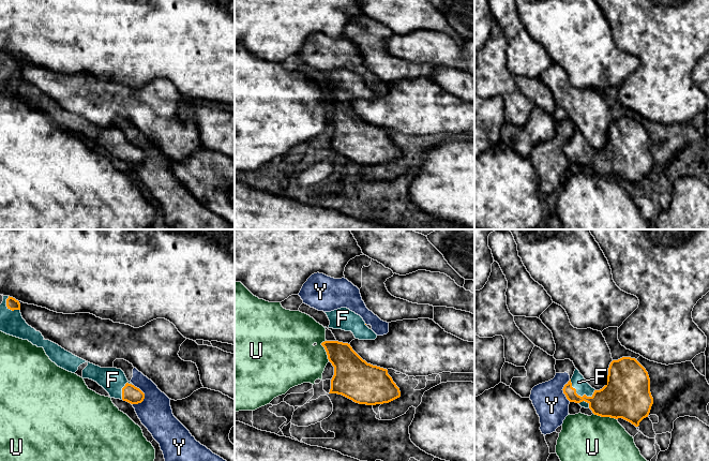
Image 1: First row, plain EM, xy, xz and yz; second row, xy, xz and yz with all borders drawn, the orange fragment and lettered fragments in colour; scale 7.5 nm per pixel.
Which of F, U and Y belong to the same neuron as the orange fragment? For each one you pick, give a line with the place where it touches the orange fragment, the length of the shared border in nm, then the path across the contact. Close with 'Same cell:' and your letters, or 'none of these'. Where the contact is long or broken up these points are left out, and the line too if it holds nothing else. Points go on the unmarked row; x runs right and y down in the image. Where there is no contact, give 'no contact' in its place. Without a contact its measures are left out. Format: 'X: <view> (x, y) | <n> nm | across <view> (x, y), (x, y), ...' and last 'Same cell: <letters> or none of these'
F: yz (577, 154) | 220 nm
Same cell: F

